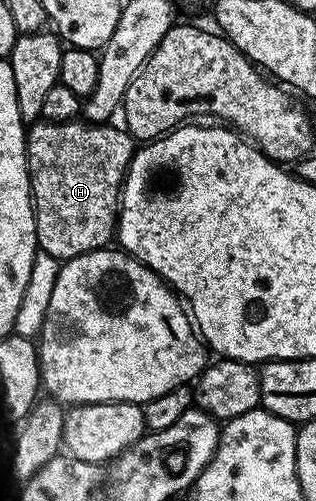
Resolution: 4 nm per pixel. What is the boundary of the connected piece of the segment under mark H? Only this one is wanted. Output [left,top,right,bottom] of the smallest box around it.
[26,121,136,261]

